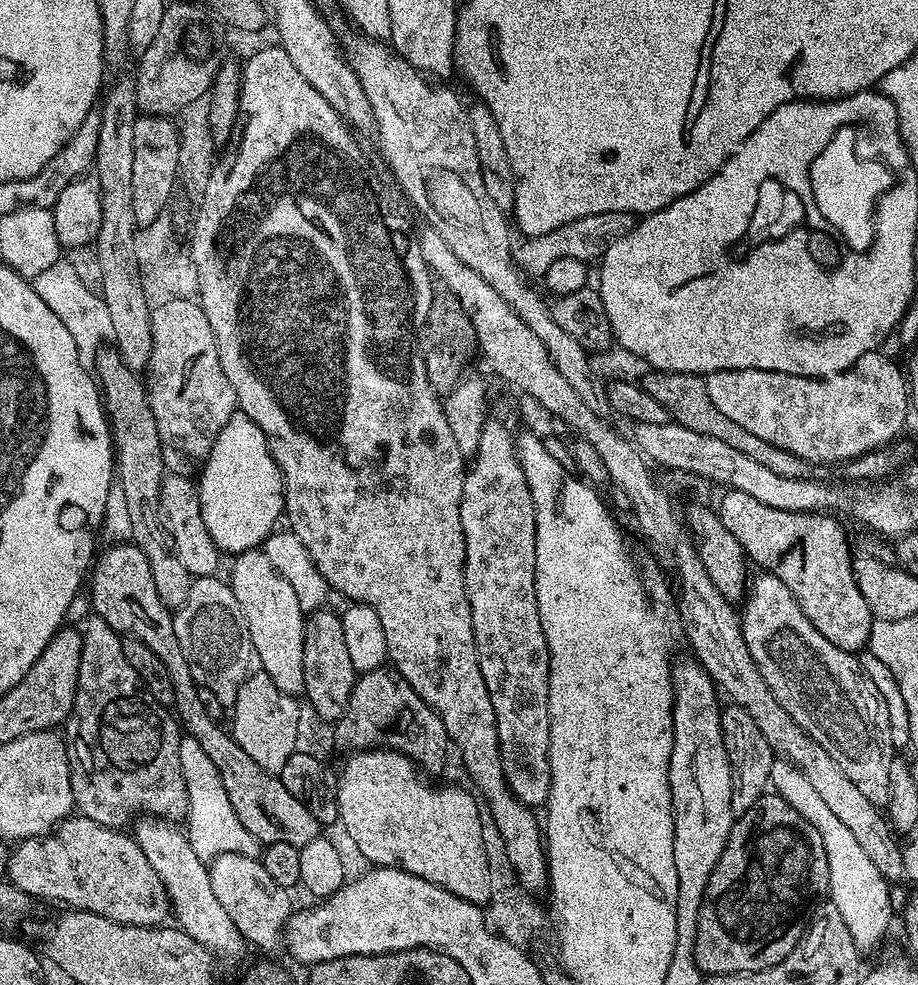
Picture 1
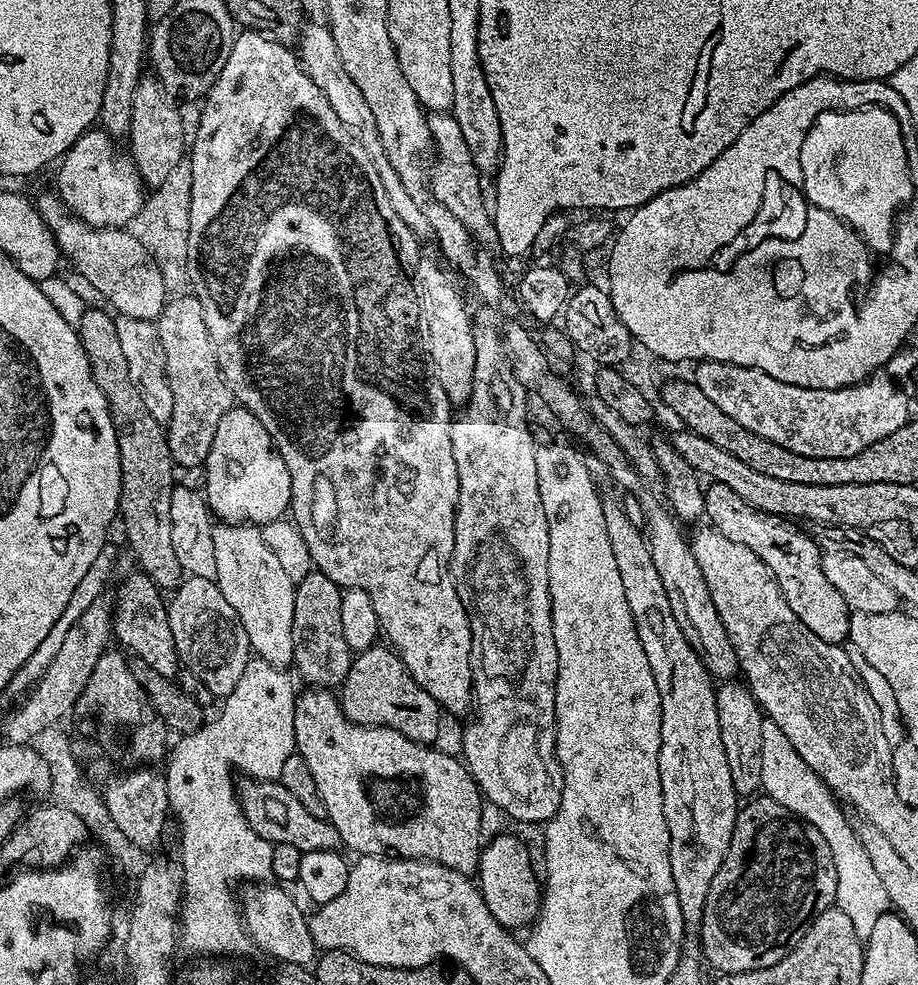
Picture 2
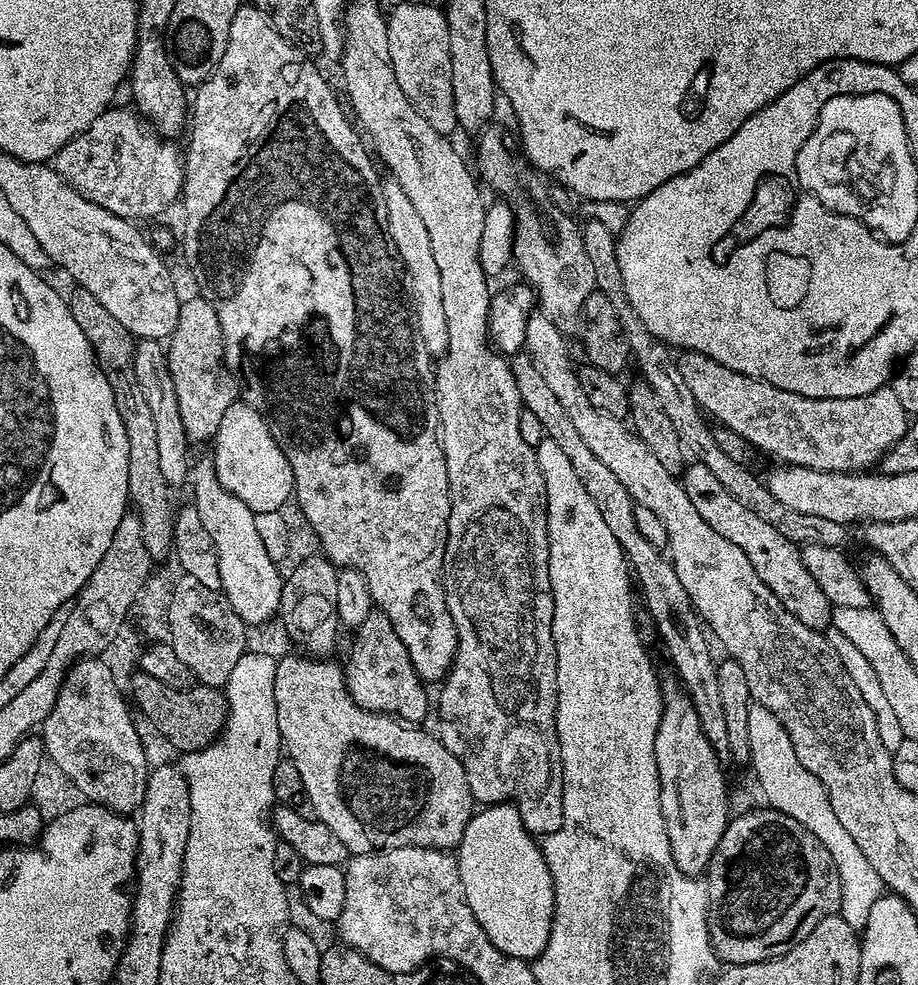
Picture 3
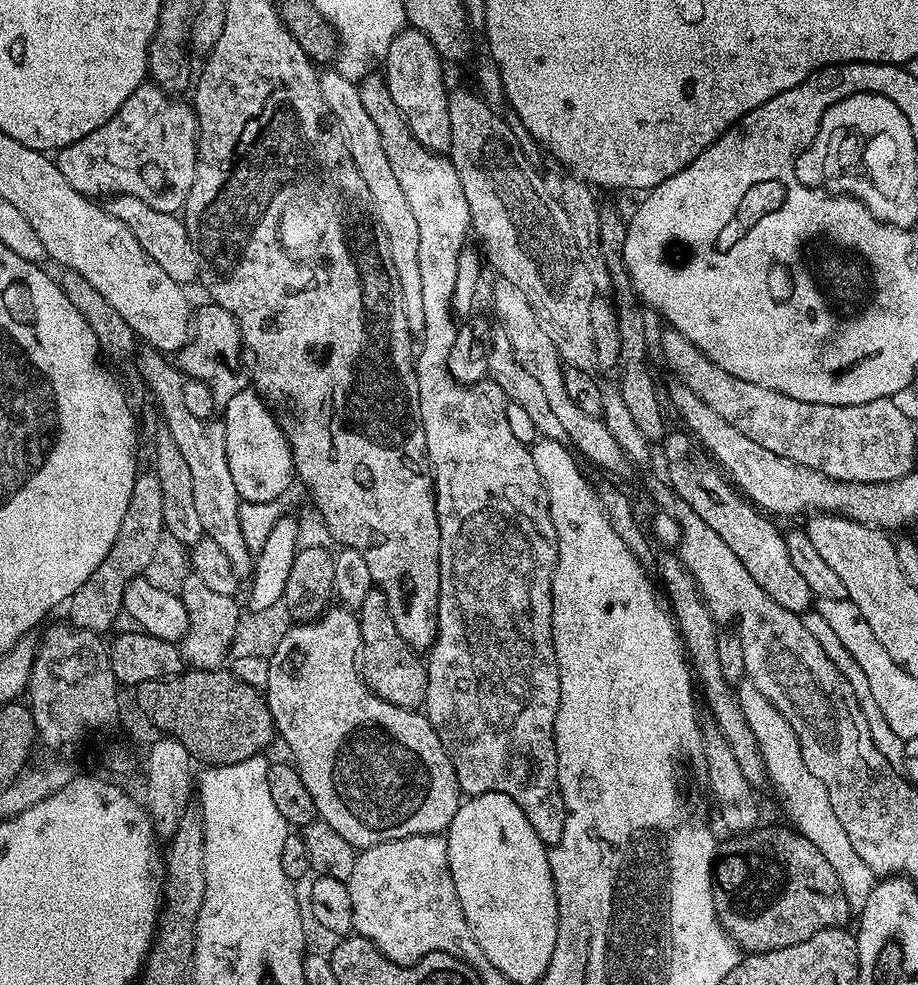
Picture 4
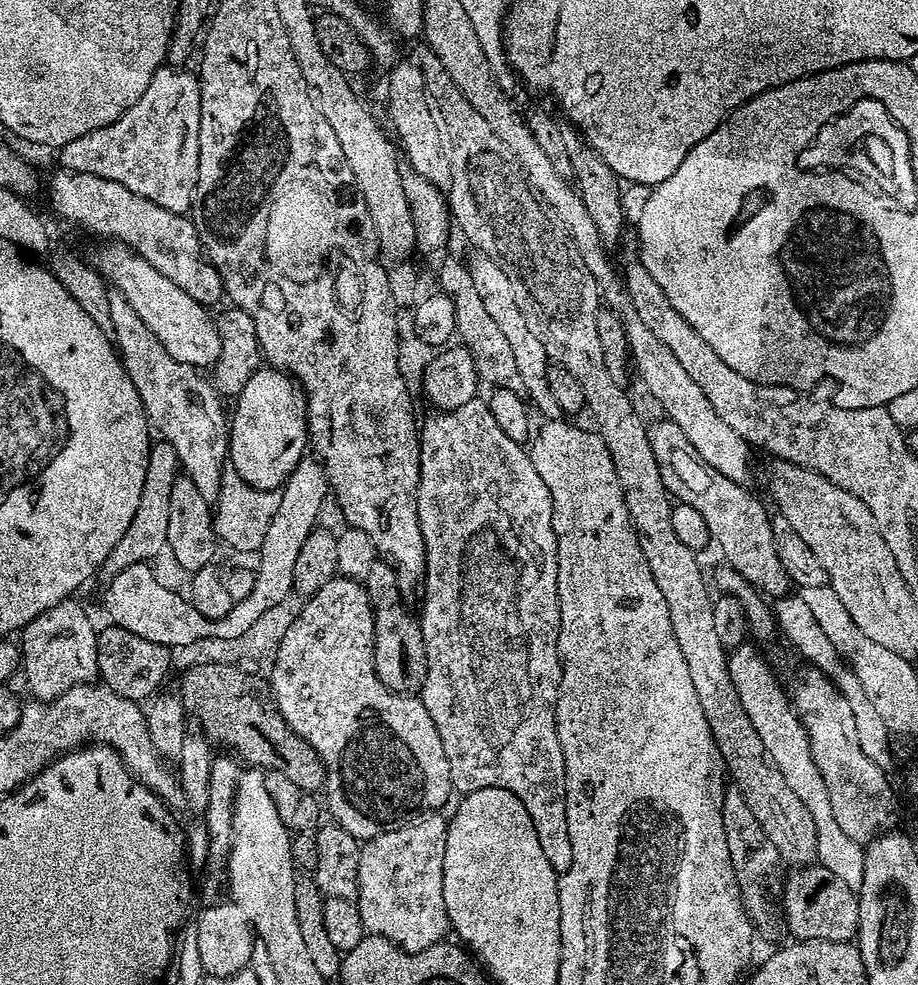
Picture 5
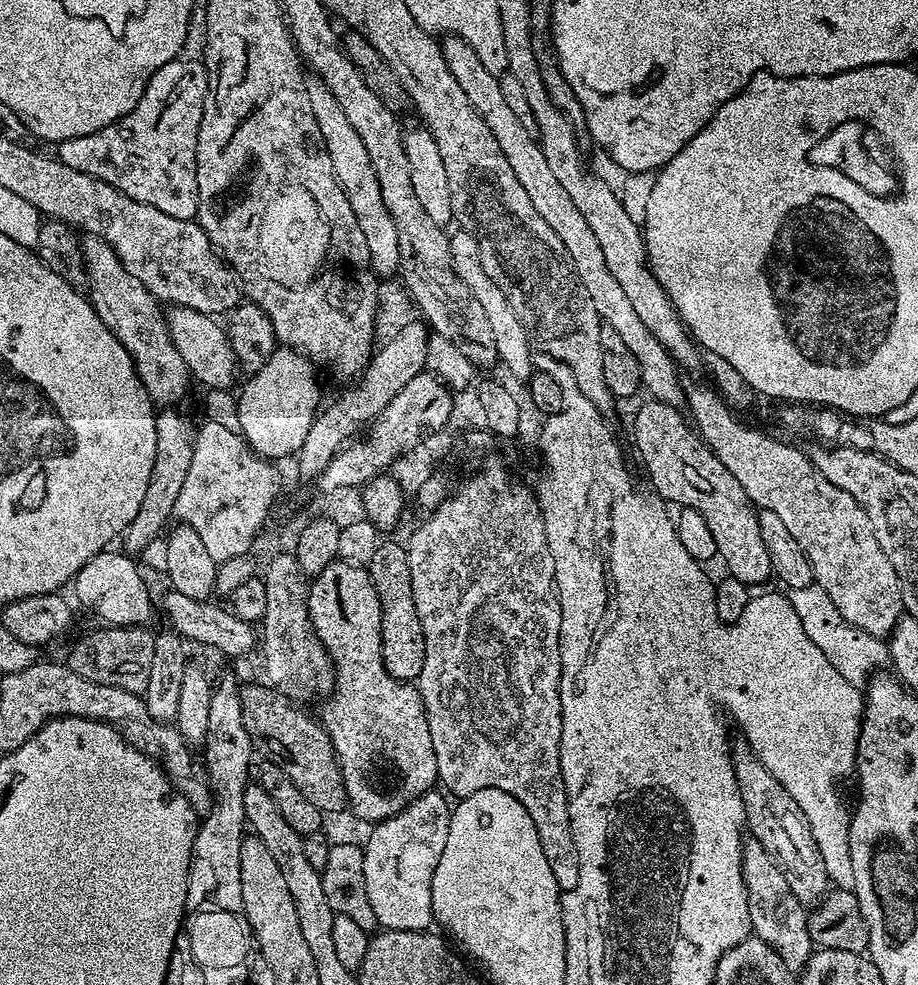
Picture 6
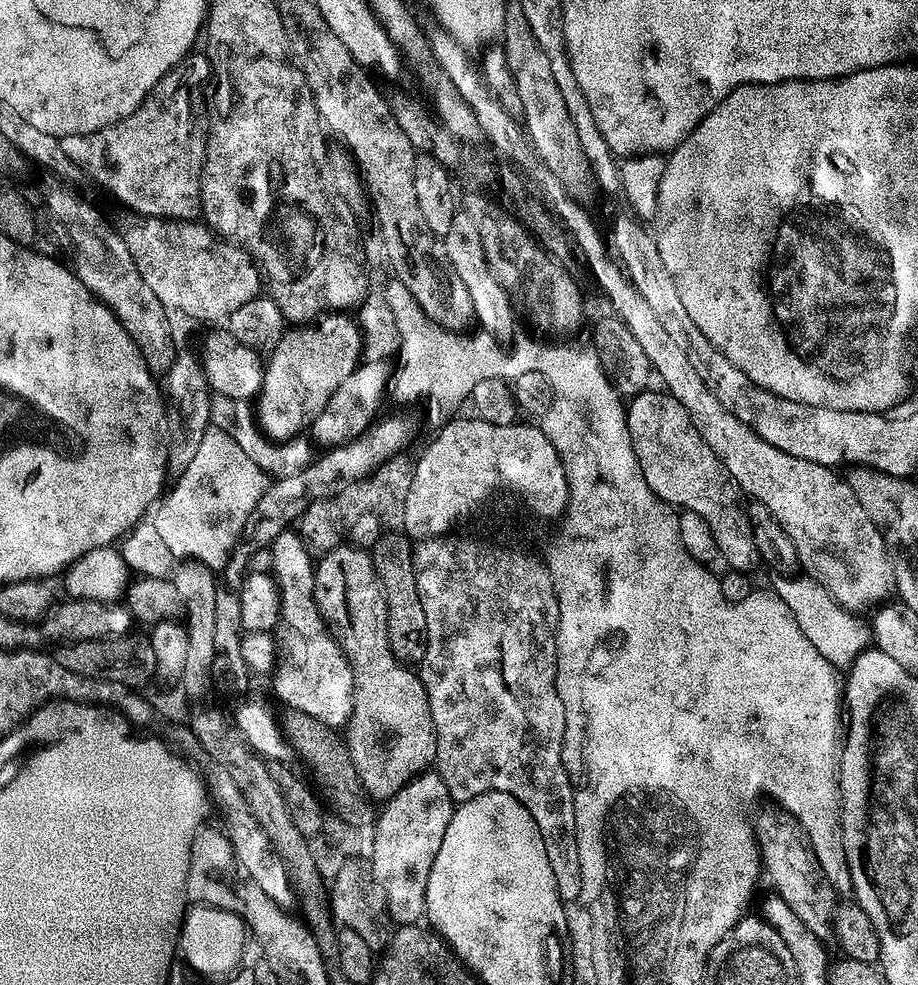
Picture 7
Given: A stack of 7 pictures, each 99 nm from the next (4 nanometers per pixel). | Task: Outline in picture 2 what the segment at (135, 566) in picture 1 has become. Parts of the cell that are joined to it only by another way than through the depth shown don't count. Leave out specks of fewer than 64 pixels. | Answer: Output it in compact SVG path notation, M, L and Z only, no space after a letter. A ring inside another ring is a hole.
M133 570L120 584L116 600L112 604L112 634L119 647L132 656L142 658L158 674L169 678L179 677L182 671L180 655L174 646L174 634L170 631L168 606L162 589L146 573ZM241 779L236 784L236 798L240 802L240 809L254 834L266 838L270 843L294 846L302 853L314 850L337 851L341 847L338 830L329 820L322 816L310 814L286 786L274 780Z

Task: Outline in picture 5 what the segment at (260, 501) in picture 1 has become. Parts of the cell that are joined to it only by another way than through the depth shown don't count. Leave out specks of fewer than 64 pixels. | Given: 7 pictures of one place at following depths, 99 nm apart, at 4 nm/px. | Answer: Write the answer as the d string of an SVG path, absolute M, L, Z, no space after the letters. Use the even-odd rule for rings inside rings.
M261 366L254 374L250 374L250 382L242 386L240 393L234 397L233 404L236 405L230 408L228 430L228 460L231 471L236 472L247 484L258 490L282 489L288 475L306 456L308 444L307 417L304 414L302 393L296 381L287 372Z

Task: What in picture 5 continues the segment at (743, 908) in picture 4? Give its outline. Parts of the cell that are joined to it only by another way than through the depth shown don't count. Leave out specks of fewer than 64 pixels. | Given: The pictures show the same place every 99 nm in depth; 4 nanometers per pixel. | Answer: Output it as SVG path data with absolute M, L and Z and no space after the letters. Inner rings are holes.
M800 866L787 873L784 882L784 899L782 901L784 923L789 933L793 932L796 940L829 940L830 942L849 942L857 939L860 930L860 897L850 890L842 878L830 870L819 866Z

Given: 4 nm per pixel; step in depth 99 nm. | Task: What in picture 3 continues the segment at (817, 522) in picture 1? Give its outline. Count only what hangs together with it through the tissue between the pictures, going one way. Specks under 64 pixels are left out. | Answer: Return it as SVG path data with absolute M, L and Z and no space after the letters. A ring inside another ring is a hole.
M689 463L682 472L682 483L698 514L702 514L702 518L706 518L706 522L710 522L710 526L722 534L722 538L734 542L734 546L738 546L738 550L750 558L750 566L754 566L758 578L770 586L774 598L778 598L778 602L782 602L782 606L786 606L786 610L790 610L790 614L794 614L802 626L810 626L815 632L824 632L832 623L832 603L826 594L822 594L810 570L806 570L806 562L802 562L800 557L800 548L782 538L782 534L778 534L770 522L762 522L754 510L742 506L742 502L738 502L738 498L734 498L734 494L730 494L730 490L726 490L726 486L722 486L722 482L718 482L718 478L714 478L704 464Z

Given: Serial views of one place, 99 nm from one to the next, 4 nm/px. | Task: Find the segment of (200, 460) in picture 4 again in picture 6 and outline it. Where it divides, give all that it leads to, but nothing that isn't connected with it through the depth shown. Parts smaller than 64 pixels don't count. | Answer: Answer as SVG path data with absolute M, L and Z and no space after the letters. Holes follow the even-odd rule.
M85 235L82 240L84 249L84 269L88 286L86 295L92 301L92 309L102 318L102 322L126 346L136 367L142 386L146 386L148 397L160 406L172 406L188 392L190 373L182 354L174 346L168 333L165 313L156 297L150 295L146 286L122 266L118 254L102 238ZM160 308L161 312L160 312Z

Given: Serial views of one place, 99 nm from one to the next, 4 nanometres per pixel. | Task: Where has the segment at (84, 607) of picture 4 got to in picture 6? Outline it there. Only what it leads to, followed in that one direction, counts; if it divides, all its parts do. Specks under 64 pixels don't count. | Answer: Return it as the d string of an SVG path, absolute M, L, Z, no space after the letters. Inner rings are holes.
M164 410L157 415L154 470L150 470L150 483L146 485L146 494L142 498L142 506L138 506L138 514L134 514L134 522L130 522L130 526L125 528L122 533L122 541L124 540L126 546L124 548L132 554L143 553L144 547L150 542L161 539L162 533L169 527L168 519L171 521L174 516L174 502L178 502L178 493L182 490L182 482L186 482L186 474L190 471L190 458L194 458L197 429L182 413L172 411L176 410Z

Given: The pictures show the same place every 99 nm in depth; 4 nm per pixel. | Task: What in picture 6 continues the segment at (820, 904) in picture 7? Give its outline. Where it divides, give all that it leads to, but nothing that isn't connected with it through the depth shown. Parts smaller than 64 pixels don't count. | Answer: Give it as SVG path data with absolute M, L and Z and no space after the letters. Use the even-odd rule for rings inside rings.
M743 738L733 739L730 744L734 778L738 782L738 794L742 794L744 807L744 823L751 839L762 842L762 846L780 864L782 874L786 874L786 882L790 890L794 890L794 898L798 898L805 906L815 905L824 899L830 888L826 862L822 862L822 854L811 833L810 822L802 812L794 798L786 792L785 786L770 774L756 757L754 749Z

